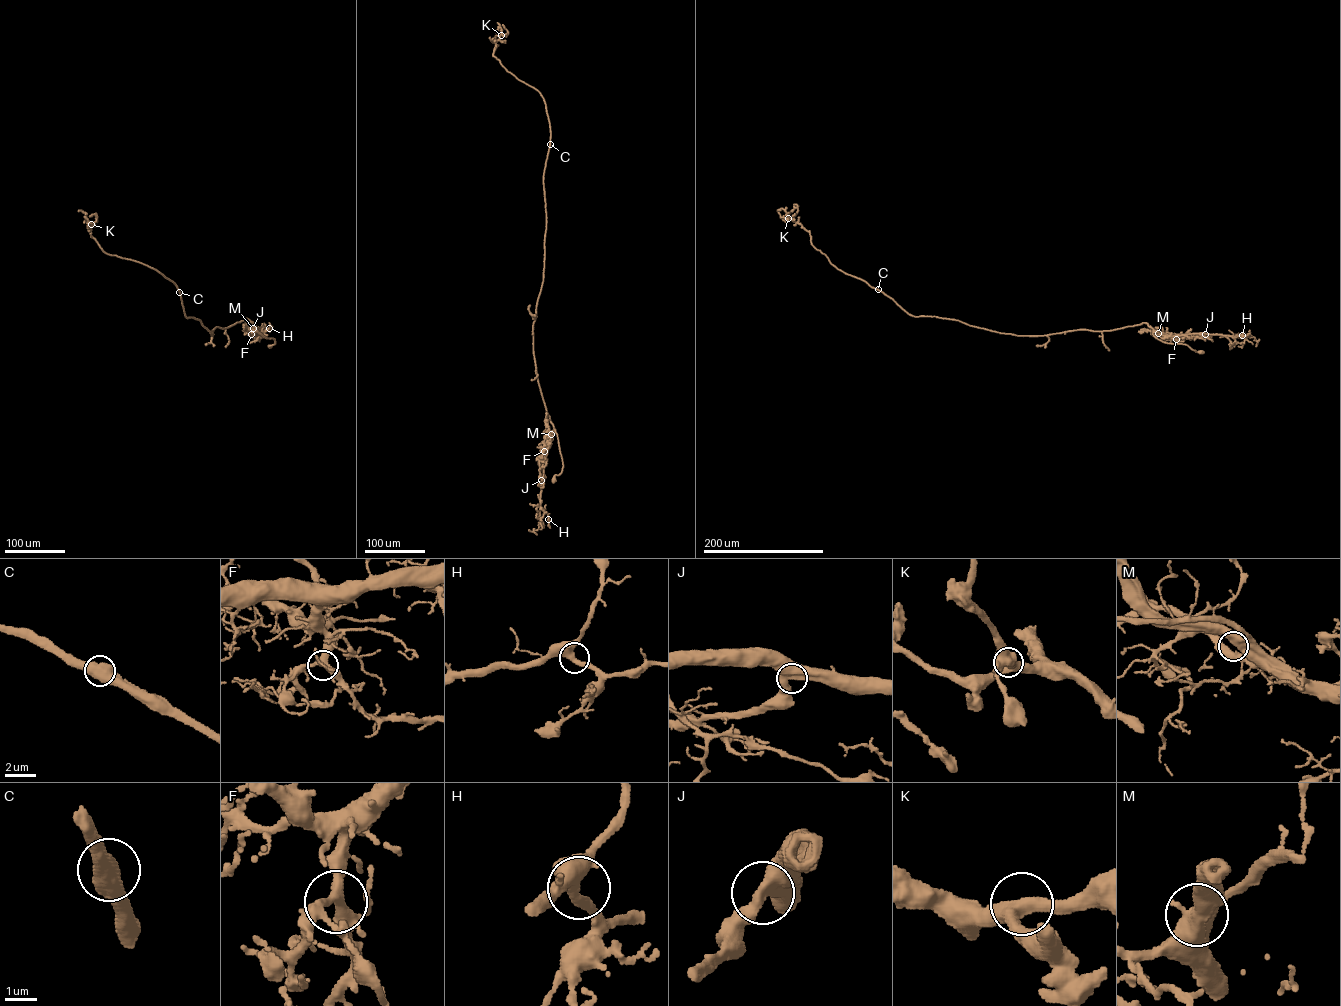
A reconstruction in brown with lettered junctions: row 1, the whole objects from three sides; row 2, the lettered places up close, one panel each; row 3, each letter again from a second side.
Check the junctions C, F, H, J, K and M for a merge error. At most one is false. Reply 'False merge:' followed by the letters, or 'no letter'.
False merge: no letter

